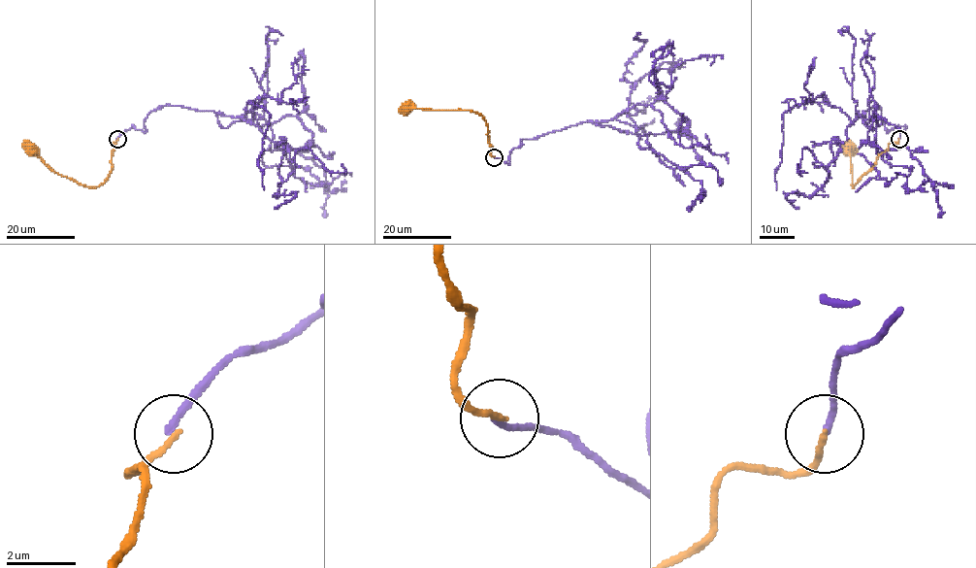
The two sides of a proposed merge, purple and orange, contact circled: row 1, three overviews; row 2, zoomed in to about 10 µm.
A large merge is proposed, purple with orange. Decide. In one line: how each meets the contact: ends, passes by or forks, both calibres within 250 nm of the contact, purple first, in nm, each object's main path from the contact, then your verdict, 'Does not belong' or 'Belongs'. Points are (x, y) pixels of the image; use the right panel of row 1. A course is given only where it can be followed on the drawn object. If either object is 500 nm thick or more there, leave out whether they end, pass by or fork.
At the ring purple ends. At the ring orange ends. Thickness 180 nm (purple) against 170 nm. Course of purple: (898, 139), (905, 126), (863, 111), (882, 157), (908, 167), (908, 192), (927, 180). Course of orange: (898, 139), (895, 143), (890, 142), (877, 156), (875, 163), (853, 186), (851, 147). Does not belong

